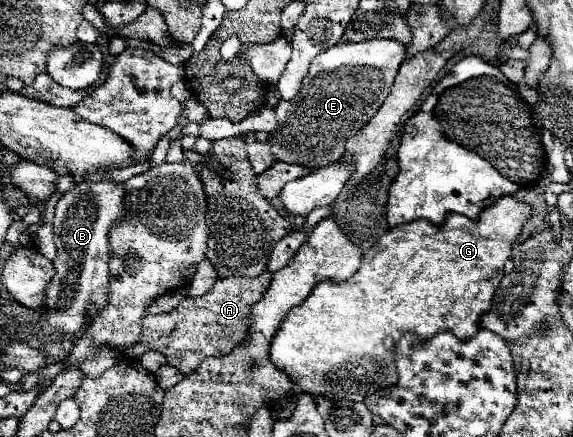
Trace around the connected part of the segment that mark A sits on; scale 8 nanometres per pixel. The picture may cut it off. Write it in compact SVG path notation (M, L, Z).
M264 271L254 279L228 277L218 281L206 295L202 297L186 297L182 299L170 313L162 315L146 315L142 319L142 337L132 347L124 349L128 357L138 359L144 351L156 349L166 355L168 365L176 367L180 373L188 375L196 371L196 367L206 357L224 357L236 345L240 345L248 335L248 325L252 325L252 305L256 305L266 293L272 281L272 273Z

